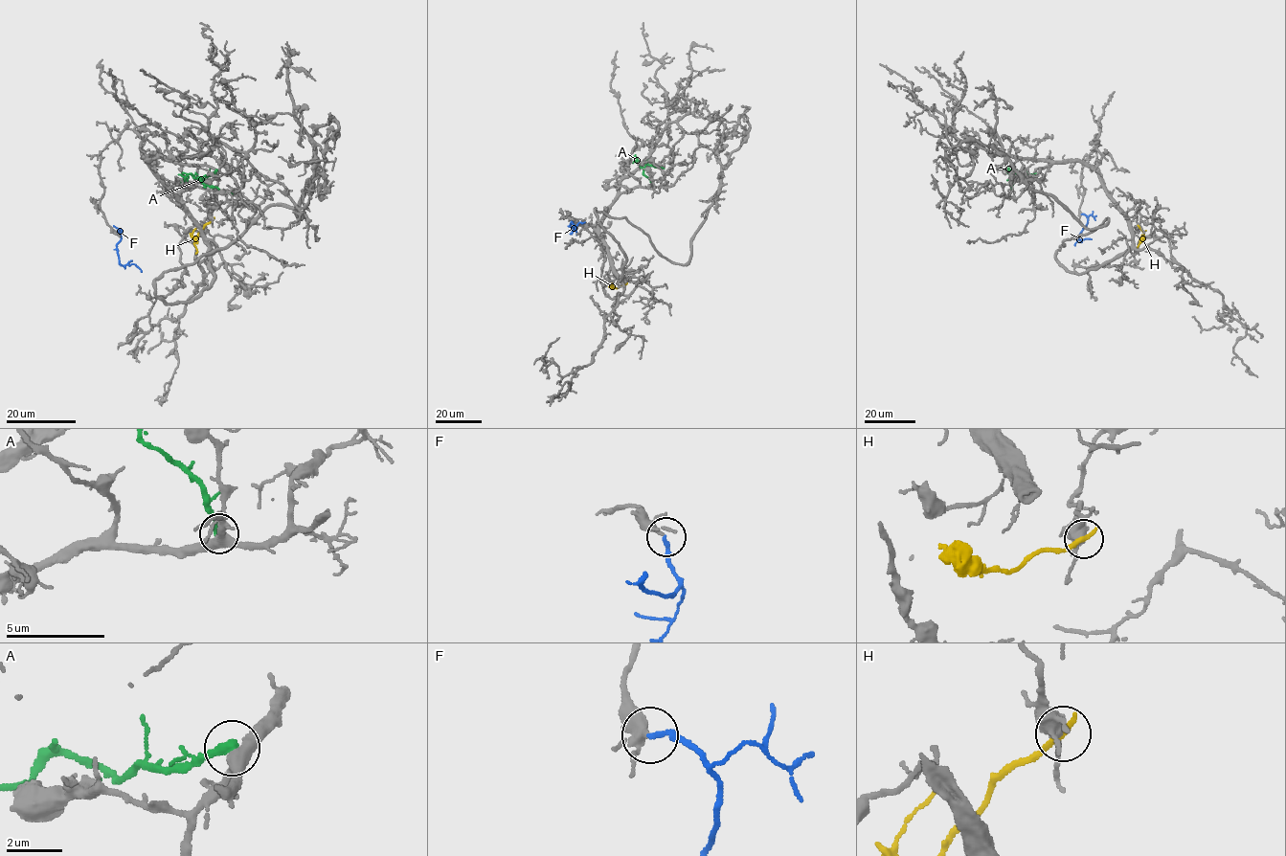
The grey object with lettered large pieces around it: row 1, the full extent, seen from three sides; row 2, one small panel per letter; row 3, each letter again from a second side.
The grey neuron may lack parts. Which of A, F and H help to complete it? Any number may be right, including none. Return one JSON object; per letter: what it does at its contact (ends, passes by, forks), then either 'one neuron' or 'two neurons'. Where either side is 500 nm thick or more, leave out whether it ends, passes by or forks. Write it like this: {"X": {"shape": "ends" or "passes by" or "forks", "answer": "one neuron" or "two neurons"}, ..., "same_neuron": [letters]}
{"A": {"shape": "ends", "answer": "two neurons"}, "F": {"shape": "ends", "answer": "one neuron"}, "H": {"shape": "ends", "answer": "two neurons"}, "same_neuron": ["F"]}

